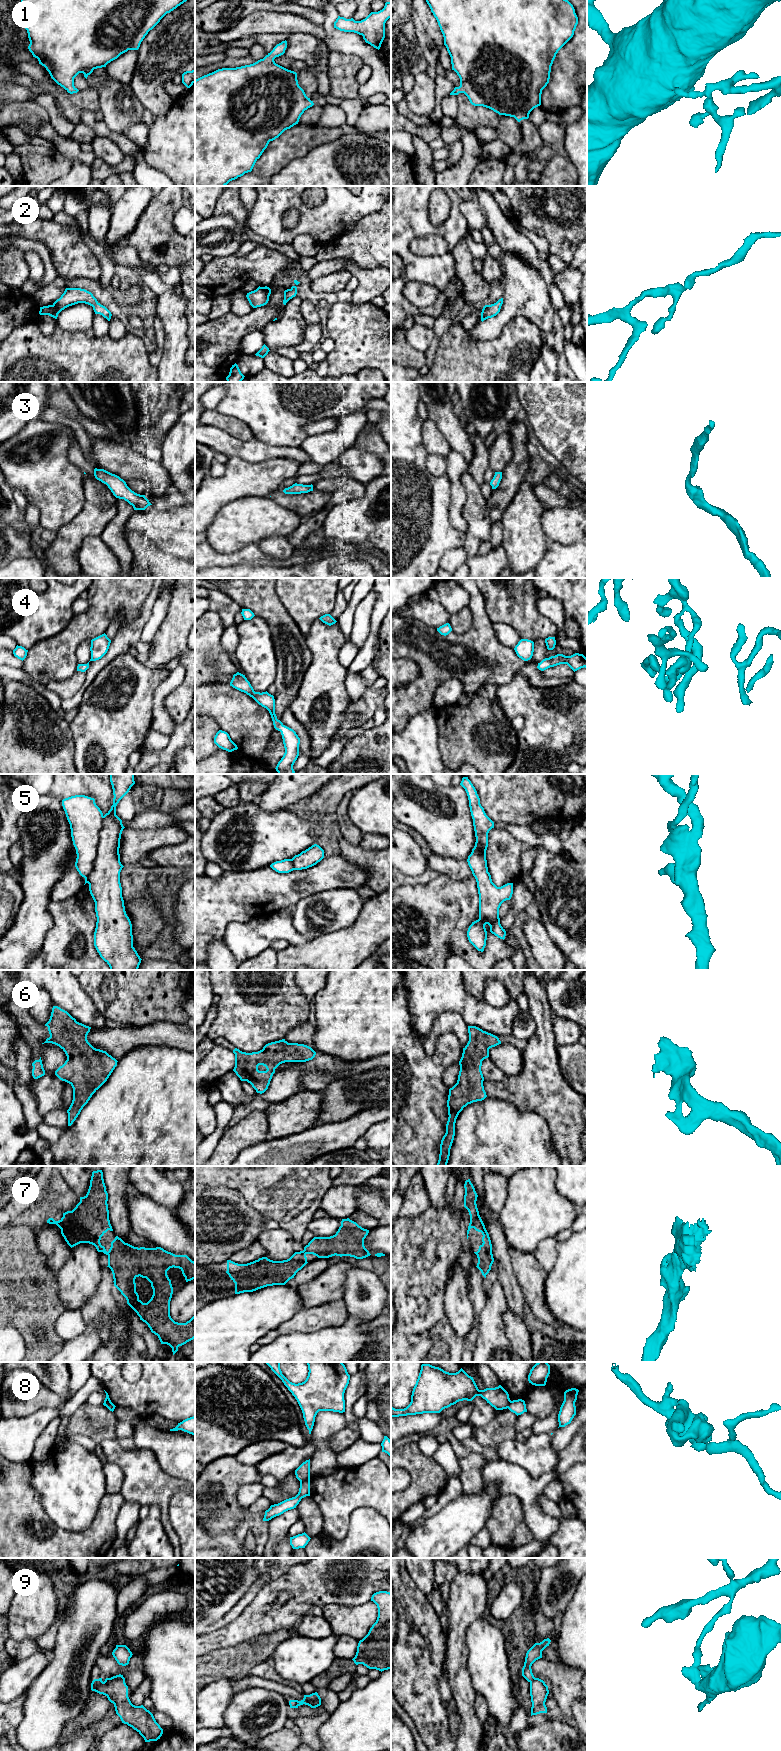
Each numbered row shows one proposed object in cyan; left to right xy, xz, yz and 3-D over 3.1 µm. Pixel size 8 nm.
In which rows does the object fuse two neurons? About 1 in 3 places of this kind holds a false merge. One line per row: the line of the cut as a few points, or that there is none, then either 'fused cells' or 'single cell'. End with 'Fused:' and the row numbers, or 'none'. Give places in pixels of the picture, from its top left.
1: no cut | single cell
2: no cut | single cell
3: no cut | single cell
4: no cut | single cell
5: xy (103, 816), (97, 855), (86, 882) | fused cells
6: no cut | single cell
7: no cut | single cell
8: xz (309, 1478), (300, 1482) | fused cells
9: xz (320, 1698), (303, 1700) | fused cells
Fused: 5, 8, 9

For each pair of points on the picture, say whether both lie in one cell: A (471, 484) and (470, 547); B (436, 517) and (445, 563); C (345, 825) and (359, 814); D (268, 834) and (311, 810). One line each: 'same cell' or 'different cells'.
A: same cell
B: different cells
C: different cells
D: different cells

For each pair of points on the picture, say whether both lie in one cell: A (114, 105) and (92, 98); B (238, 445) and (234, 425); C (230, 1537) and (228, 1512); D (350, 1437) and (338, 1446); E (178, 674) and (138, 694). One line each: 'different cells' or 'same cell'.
A: different cells
B: different cells
C: different cells
D: same cell
E: different cells

